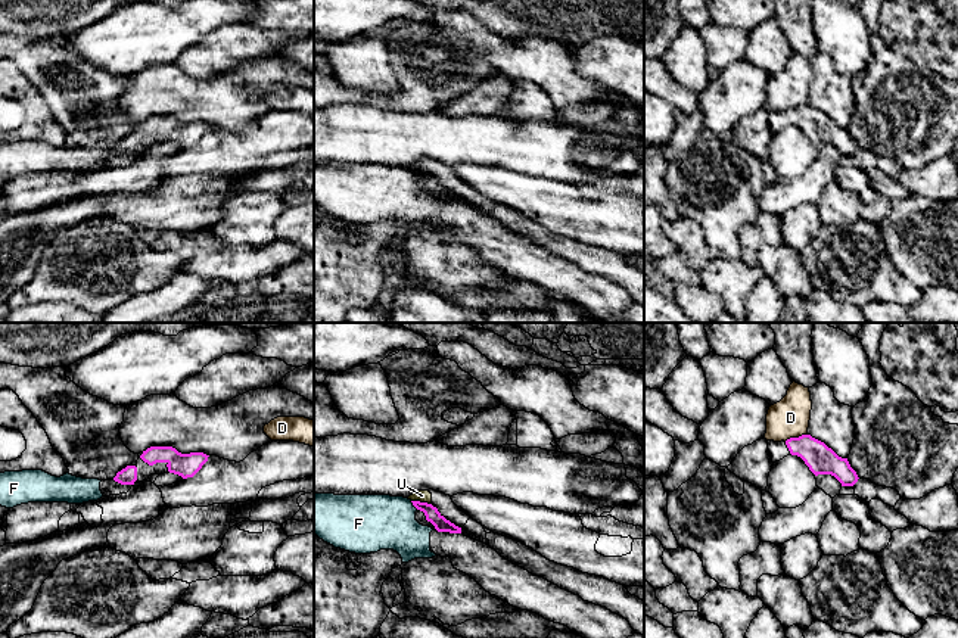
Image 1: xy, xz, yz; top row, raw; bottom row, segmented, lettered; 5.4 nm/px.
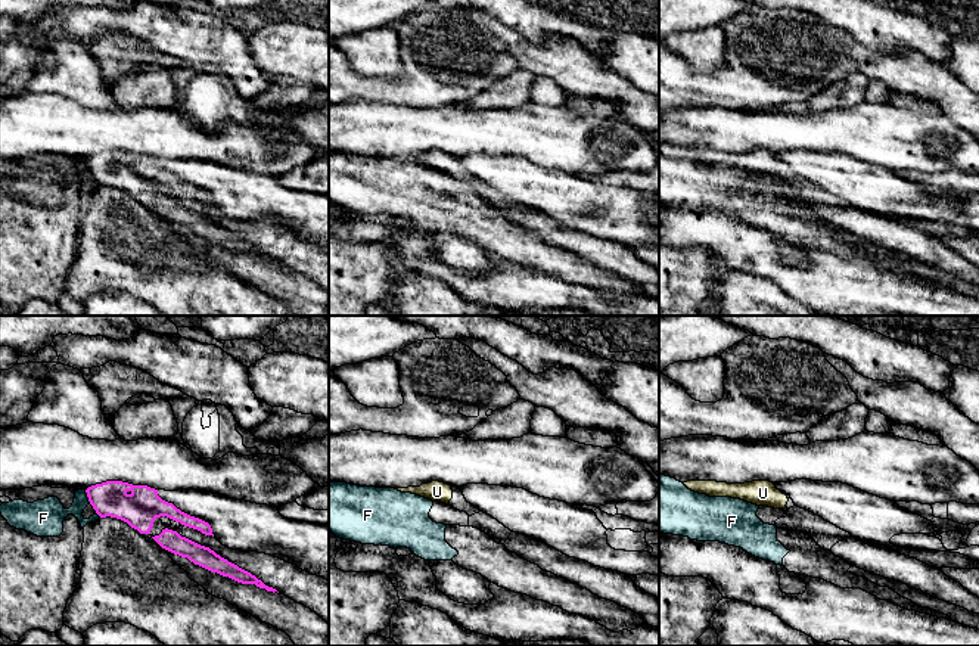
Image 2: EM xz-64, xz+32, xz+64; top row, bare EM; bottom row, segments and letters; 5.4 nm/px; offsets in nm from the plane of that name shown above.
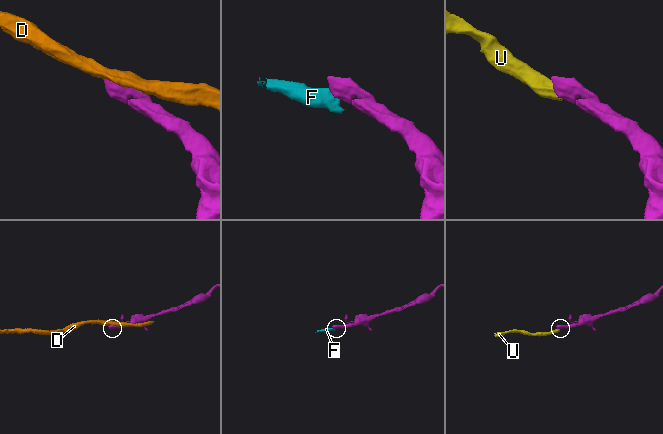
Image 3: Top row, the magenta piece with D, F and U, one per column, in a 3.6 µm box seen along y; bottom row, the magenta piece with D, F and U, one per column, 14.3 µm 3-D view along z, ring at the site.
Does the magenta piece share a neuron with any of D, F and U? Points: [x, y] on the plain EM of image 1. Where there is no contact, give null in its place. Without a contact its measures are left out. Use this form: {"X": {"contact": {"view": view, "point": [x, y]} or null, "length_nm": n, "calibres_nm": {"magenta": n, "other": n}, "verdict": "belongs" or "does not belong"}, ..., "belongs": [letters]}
{"D": {"contact": {"view": "yz", "point": [795, 108]}, "length_nm": 130, "calibres_nm": {"magenta": 160, "other": 220}, "verdict": "does not belong"}, "F": {"contact": {"view": "xz", "point": [414, 176]}, "length_nm": 60, "calibres_nm": {"magenta": 80, "other": 300}, "verdict": "does not belong"}, "U": {"contact": {"view": "xz", "point": [419, 171]}, "length_nm": 110, "calibres_nm": {"magenta": 80, "other": 60}, "verdict": "does not belong"}, "belongs": []}

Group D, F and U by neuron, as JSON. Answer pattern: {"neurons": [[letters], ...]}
{"neurons": [["D"], ["F"], ["U"]]}

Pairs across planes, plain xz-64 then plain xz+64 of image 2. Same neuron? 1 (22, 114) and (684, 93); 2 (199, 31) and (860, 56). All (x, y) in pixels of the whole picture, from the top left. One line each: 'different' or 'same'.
1: different
2: same

